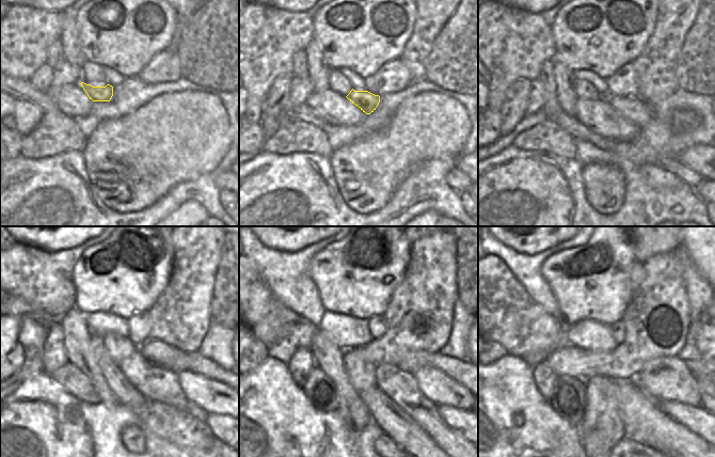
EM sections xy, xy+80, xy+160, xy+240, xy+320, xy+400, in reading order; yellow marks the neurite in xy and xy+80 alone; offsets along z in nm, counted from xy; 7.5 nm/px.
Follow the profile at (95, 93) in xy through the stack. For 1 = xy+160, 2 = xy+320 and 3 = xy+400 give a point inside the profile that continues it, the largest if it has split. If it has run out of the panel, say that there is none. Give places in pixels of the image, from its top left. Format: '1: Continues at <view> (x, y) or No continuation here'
1: Continues at xy+160 (634, 109)
2: Continues at xy+320 (411, 361)
3: Continues at xy+400 (695, 366)

